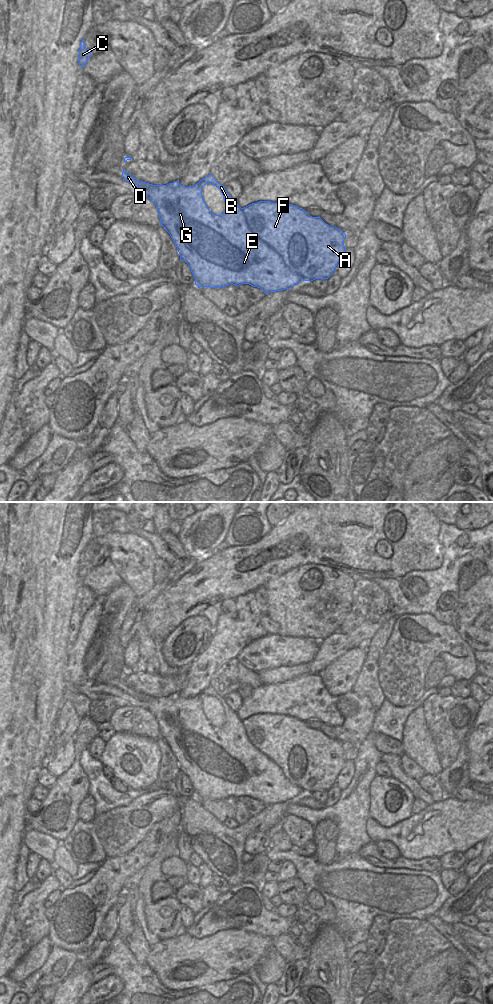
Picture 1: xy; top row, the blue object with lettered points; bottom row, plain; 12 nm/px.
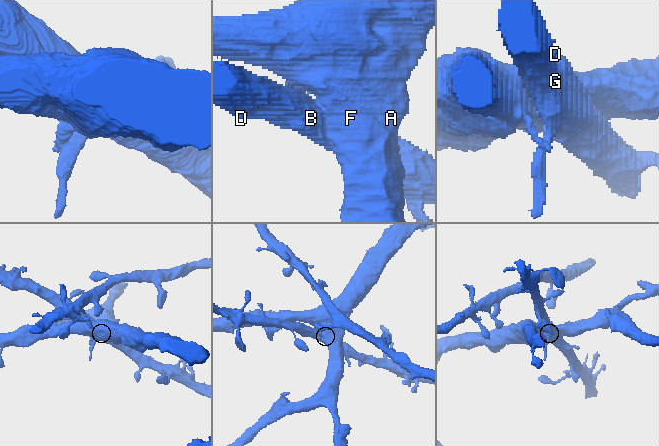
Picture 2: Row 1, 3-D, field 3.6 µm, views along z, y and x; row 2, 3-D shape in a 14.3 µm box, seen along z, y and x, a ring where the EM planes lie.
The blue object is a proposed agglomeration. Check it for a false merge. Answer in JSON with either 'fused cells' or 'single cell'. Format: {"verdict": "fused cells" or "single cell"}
{"verdict": "fused cells"}

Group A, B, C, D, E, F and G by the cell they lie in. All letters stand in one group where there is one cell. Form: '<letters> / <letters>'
A F / B C D E G

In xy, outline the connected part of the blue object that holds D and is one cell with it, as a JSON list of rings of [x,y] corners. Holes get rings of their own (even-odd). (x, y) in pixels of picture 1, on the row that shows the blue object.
[[[125,169],[122,178],[138,187],[143,193],[142,196],[155,204],[160,225],[170,234],[180,260],[190,266],[198,288],[249,284],[260,288],[264,293],[270,293],[290,289],[303,280],[298,273],[287,267],[278,252],[251,231],[243,208],[211,174],[190,187],[180,185],[179,181],[167,185],[152,185],[137,180]],[[206,184],[218,187],[223,195],[226,210],[221,215],[213,214],[203,200],[202,188]]]

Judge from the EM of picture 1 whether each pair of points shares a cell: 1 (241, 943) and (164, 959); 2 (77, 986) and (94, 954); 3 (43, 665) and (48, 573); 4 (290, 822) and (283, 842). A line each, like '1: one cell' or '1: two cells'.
1: one cell
2: one cell
3: one cell
4: two cells

